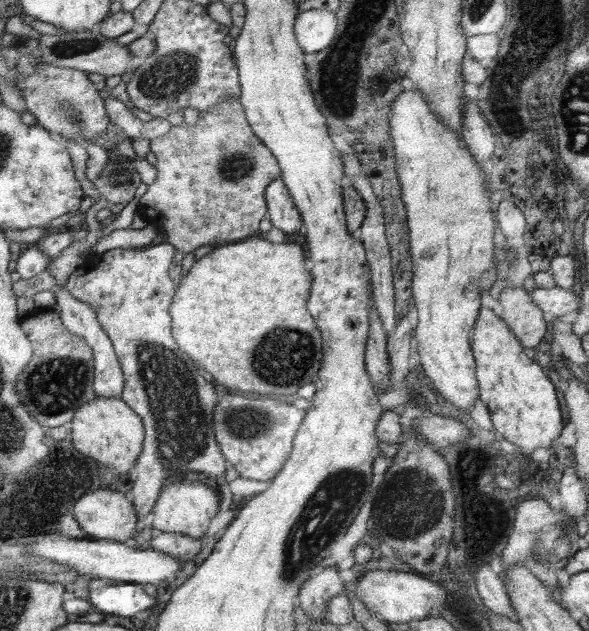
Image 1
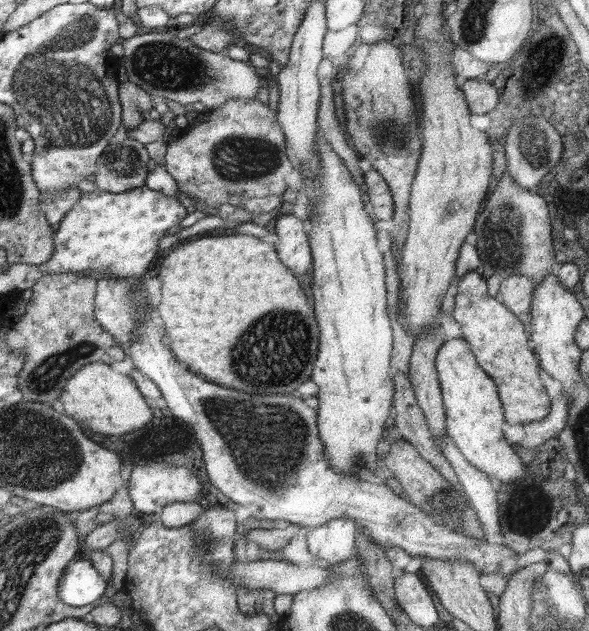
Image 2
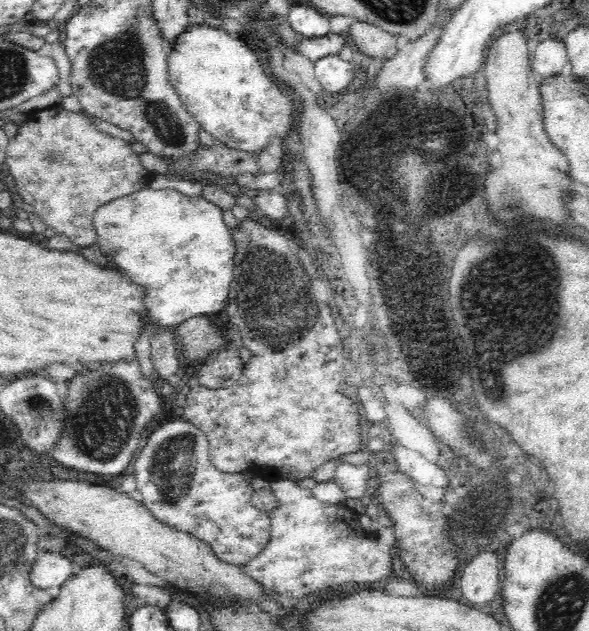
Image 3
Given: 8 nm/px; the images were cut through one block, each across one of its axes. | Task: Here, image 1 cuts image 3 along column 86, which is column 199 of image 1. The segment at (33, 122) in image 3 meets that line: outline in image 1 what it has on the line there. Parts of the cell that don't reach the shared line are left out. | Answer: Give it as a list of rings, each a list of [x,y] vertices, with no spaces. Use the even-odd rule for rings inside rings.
[[[227,100],[213,110],[201,112],[195,126],[187,126],[185,122],[173,126],[167,136],[151,142],[151,152],[157,158],[157,180],[139,200],[139,212],[147,218],[149,228],[167,234],[169,244],[175,244],[183,256],[205,244],[235,244],[259,234],[261,220],[271,214],[267,188],[283,176],[283,168],[273,150],[255,134],[241,100]]]

